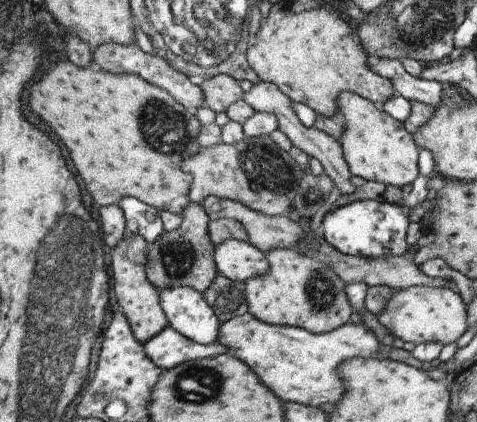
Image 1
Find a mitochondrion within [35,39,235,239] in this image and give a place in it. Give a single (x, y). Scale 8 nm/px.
(156, 119)

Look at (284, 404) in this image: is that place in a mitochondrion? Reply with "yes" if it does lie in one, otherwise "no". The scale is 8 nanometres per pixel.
no

